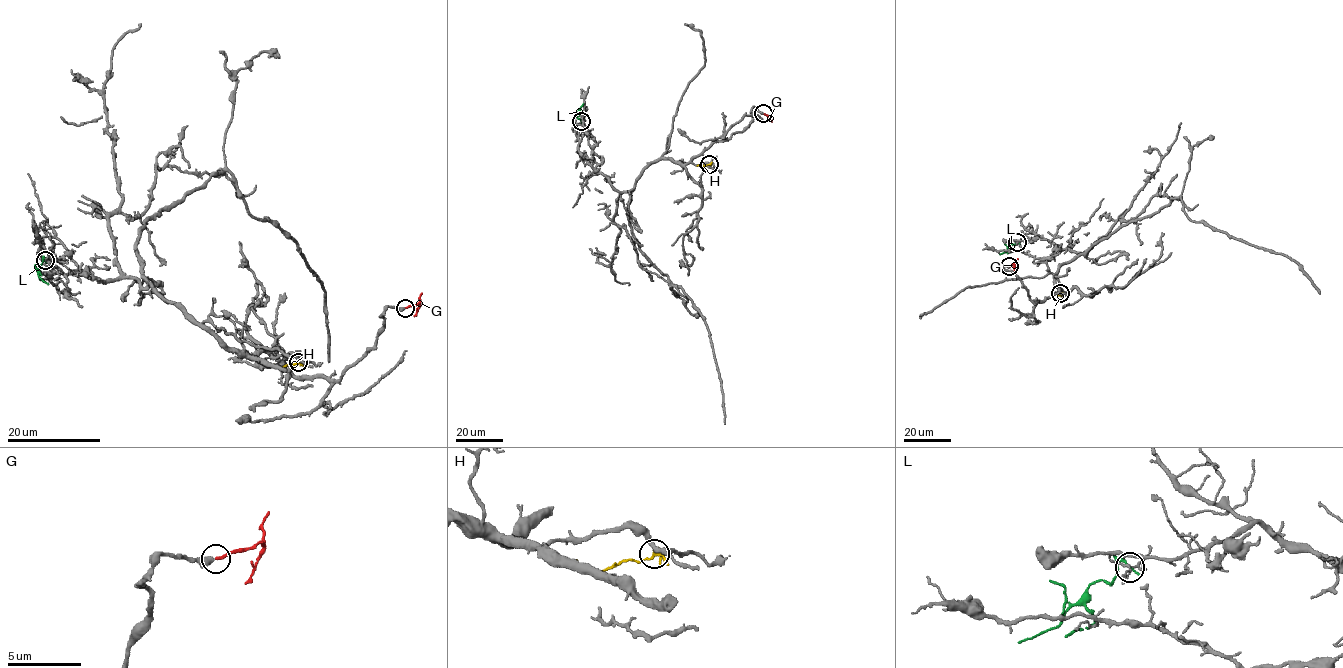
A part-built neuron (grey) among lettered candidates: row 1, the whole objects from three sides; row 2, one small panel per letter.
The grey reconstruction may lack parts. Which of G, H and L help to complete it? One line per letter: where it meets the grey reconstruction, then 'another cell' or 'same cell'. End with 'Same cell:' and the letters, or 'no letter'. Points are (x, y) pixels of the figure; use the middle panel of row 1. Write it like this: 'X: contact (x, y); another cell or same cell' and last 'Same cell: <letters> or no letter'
G: contact (763, 113); same cell
H: contact (709, 164); another cell
L: contact (581, 121); another cell
Same cell: G

